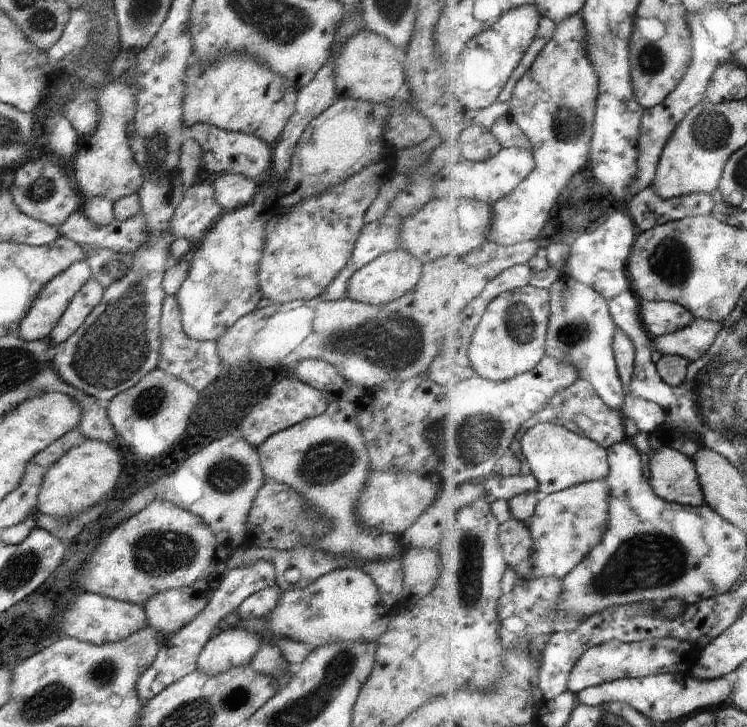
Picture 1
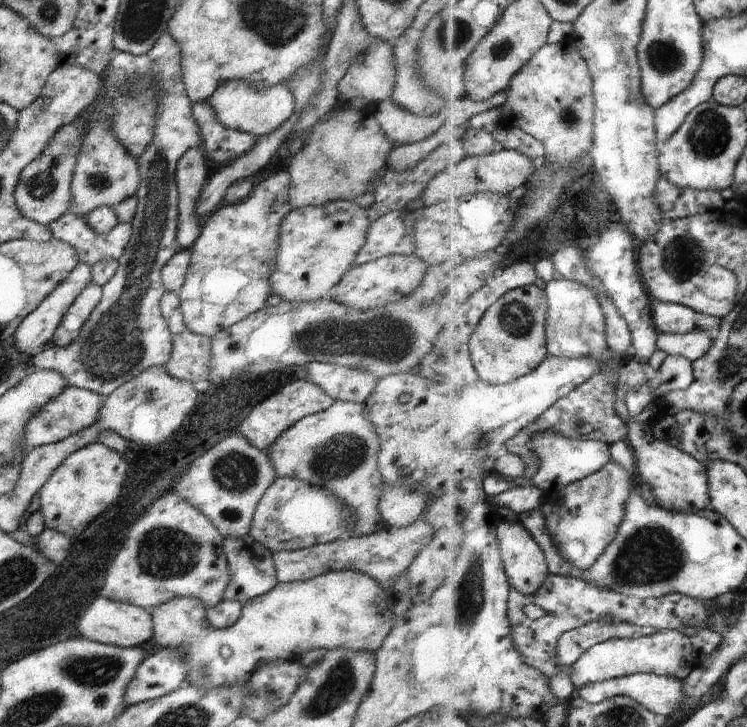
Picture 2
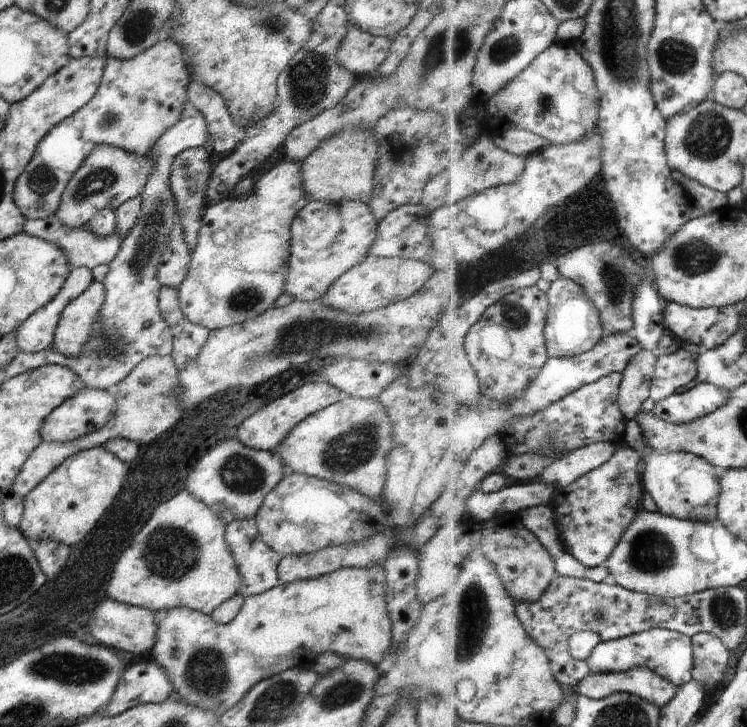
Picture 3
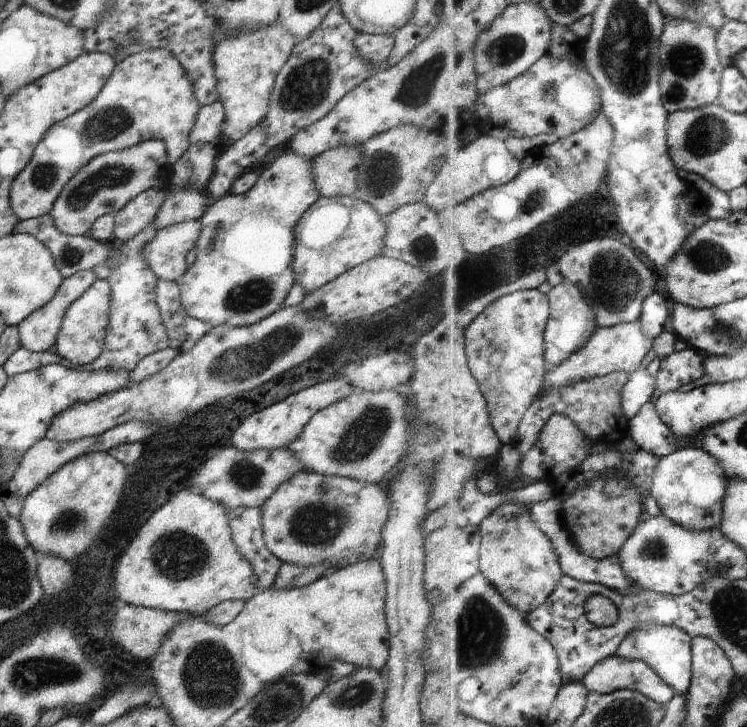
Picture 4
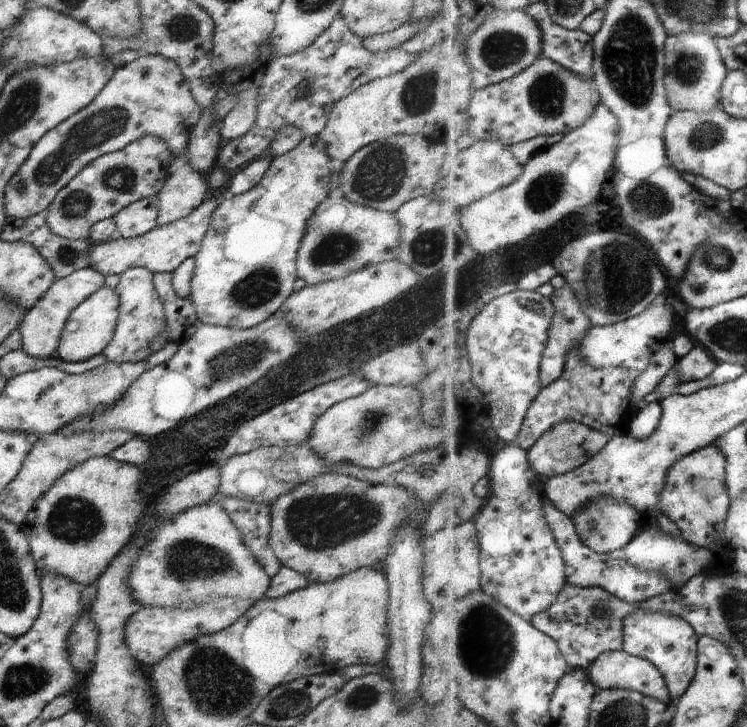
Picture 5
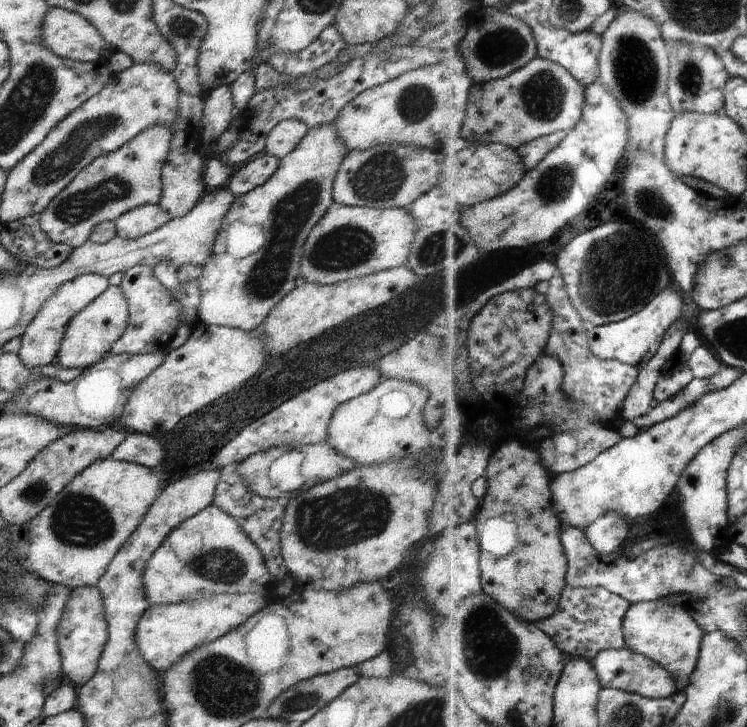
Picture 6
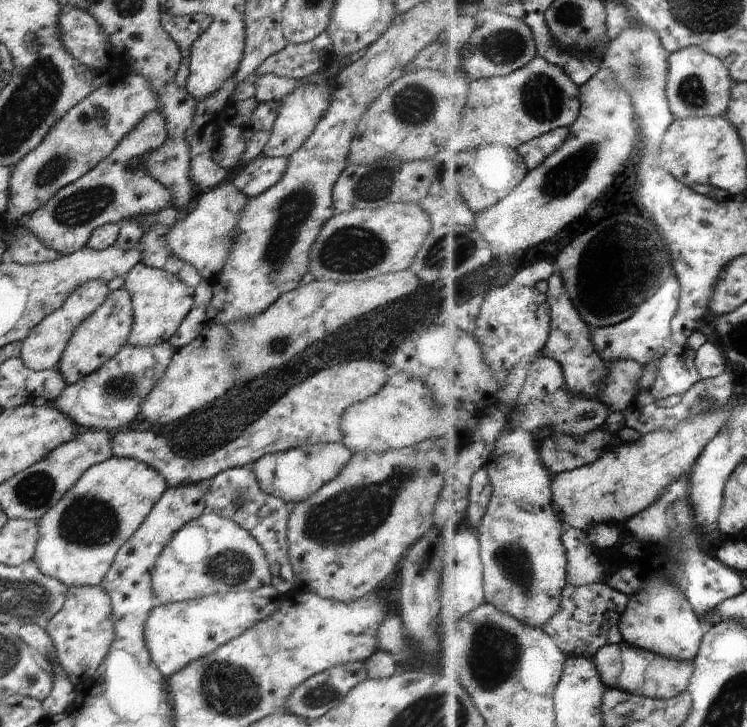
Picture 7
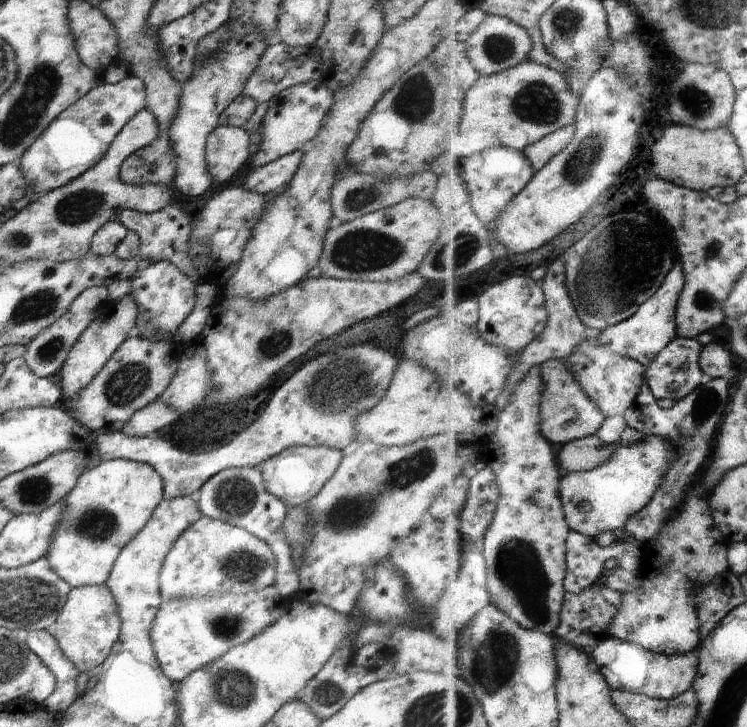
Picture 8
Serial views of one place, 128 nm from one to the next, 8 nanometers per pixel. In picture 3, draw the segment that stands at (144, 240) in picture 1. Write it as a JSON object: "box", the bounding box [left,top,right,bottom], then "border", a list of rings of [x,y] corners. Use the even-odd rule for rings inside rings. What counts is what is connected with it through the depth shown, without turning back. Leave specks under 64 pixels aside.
{"box":[23,214,122,272],"border":[[[54,214],[43,219],[26,220],[24,222],[23,232],[29,236],[37,237],[49,244],[53,244],[53,246],[57,246],[57,248],[63,252],[65,260],[67,260],[69,272],[75,270],[75,268],[87,268],[87,270],[91,270],[94,266],[109,264],[109,262],[115,258],[115,254],[117,254],[122,241],[122,238],[119,238],[117,233],[98,237],[87,227],[67,228],[67,226],[63,226],[63,224],[55,218]]]}

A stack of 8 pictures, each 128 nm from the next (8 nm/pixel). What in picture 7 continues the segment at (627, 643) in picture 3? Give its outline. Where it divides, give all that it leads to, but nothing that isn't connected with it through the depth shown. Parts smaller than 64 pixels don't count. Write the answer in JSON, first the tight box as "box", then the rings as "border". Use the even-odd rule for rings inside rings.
{"box":[620,543,705,662],"border":[[[651,543],[644,545],[647,557],[642,571],[642,588],[639,592],[630,595],[629,605],[622,616],[620,629],[622,637],[631,644],[665,658],[694,662],[702,647],[705,630],[687,596],[677,588],[675,580],[671,580],[668,570],[672,568],[672,559],[668,555],[670,544]]]}

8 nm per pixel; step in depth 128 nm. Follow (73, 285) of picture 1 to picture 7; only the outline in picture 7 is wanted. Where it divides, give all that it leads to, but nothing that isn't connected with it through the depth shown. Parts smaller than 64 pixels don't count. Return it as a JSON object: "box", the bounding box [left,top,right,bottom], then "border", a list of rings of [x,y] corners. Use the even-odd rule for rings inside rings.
{"box":[17,279,109,371],"border":[[[101,279],[88,280],[81,286],[77,286],[55,312],[50,312],[49,316],[45,316],[37,326],[29,330],[29,334],[21,341],[21,348],[17,356],[19,360],[33,371],[55,368],[73,330],[105,302],[109,291],[106,282]]]}

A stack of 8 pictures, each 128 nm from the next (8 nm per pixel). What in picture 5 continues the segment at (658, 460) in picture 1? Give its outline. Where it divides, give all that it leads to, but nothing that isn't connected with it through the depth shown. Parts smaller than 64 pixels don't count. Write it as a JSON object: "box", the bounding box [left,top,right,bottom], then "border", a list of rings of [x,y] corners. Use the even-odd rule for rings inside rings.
{"box":[657,443,731,545],"border":[[[716,443],[700,448],[679,460],[667,475],[667,486],[657,506],[662,514],[671,519],[687,542],[712,545],[713,541],[725,537],[725,527],[731,495],[726,483],[727,458]]]}

